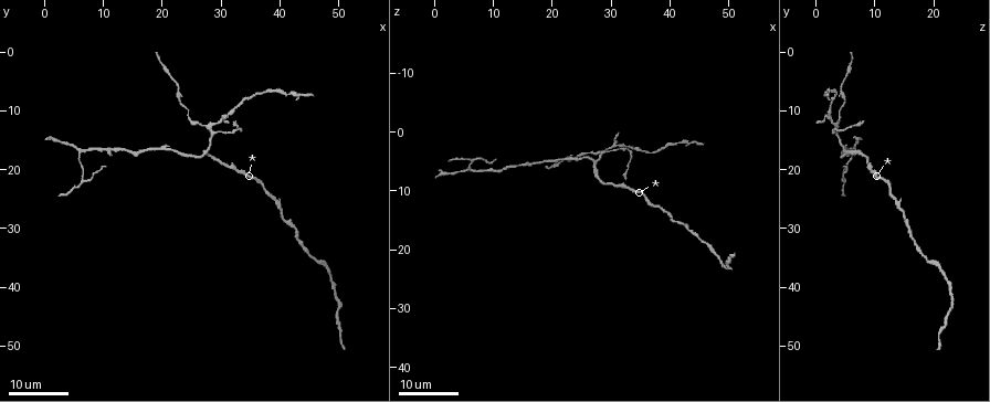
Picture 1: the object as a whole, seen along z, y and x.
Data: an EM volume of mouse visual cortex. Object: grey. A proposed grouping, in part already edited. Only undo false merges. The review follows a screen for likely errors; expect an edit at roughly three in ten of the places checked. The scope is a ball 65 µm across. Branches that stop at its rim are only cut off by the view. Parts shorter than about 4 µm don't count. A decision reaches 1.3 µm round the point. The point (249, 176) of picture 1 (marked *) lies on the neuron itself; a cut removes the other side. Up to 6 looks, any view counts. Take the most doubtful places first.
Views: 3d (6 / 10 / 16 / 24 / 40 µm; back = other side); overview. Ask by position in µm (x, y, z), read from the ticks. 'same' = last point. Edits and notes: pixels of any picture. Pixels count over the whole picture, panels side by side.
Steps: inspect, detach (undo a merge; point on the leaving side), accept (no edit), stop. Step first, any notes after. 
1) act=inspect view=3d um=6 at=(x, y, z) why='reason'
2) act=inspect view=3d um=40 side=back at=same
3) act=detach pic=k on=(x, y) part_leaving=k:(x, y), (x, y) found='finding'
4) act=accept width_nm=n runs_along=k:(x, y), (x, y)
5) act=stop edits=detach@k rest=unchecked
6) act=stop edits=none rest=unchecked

act=inspect view=3d um=16 at=(27.5, 17.5, 5.0)

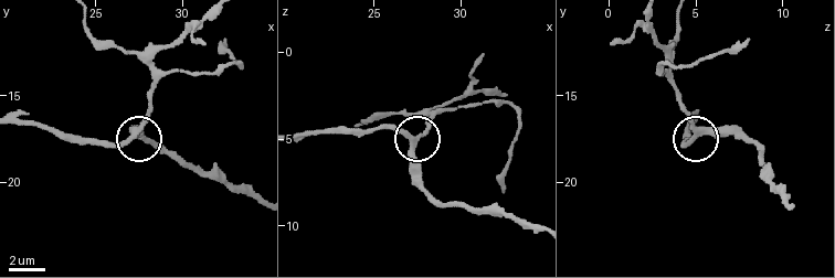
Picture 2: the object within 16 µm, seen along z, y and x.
act=inspect view=3d um=6 at=(27.3, 17.4, 4.9) why='closer look'

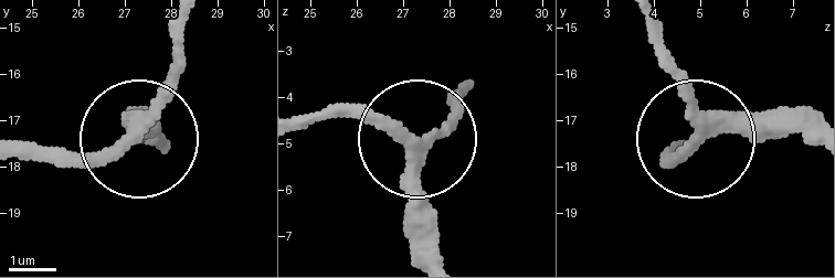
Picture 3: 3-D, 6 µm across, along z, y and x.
act=accept runs_along=3:(806, 132), (704, 129), (696, 97), (656, 54) found='one neuron here'

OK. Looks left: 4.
act=inspect view=3d um=16 at=(7.0, 22.0, 4.5) why='a fork'

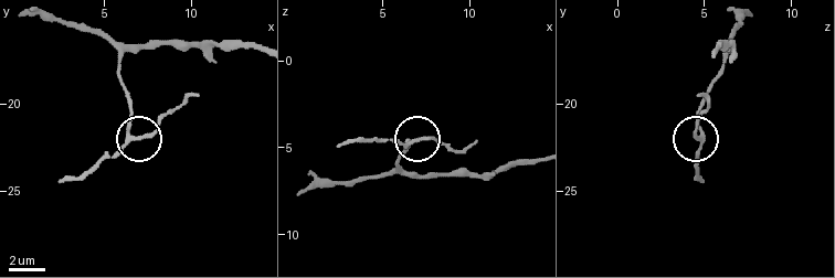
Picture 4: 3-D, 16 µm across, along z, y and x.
act=inspect view=3d um=6 at=(6.4, 22.0, 4.8) why='closer look'

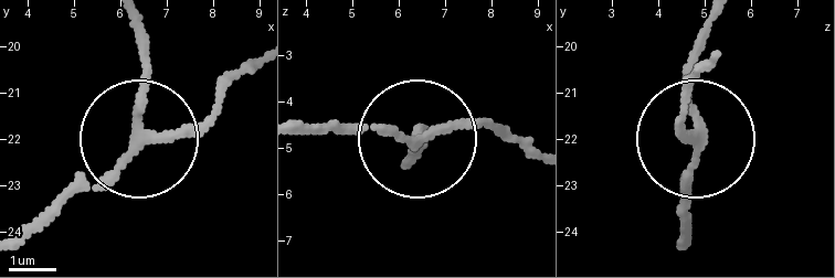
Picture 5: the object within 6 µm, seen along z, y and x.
act=inspect view=3d um=6 side=back at=(6.50, 22.00, 4.80)

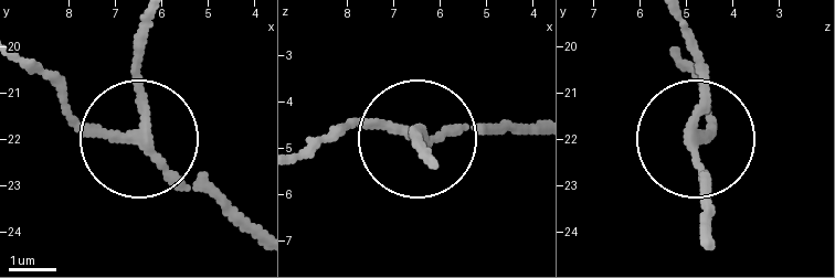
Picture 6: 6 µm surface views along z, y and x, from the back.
act=detach pic=6 on=(182, 190) width_nm=170 found='two neurons meet here'

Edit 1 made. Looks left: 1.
act=stop edits=detach@6 rest=unchecked

